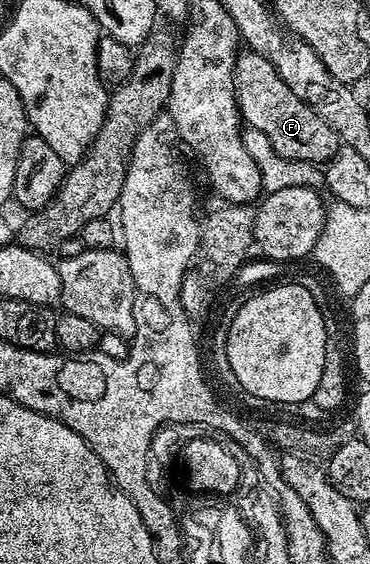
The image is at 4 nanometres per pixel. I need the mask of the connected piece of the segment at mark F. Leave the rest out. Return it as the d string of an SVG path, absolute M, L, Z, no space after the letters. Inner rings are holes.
M246 50L241 53L234 67L234 92L238 96L238 110L249 127L268 134L268 142L278 154L289 160L307 160L315 166L325 165L332 159L340 147L336 130L312 110L276 74L276 66L260 54Z

